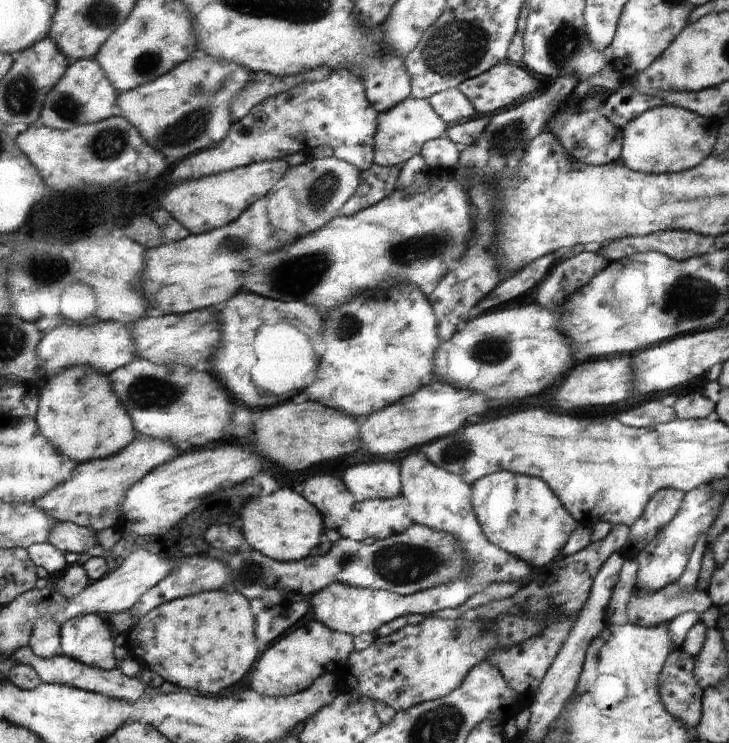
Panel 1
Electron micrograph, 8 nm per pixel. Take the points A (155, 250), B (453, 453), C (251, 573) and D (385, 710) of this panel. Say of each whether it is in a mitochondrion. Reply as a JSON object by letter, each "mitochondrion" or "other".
{"A":"other","B":"mitochondrion","C":"mitochondrion","D":"other"}

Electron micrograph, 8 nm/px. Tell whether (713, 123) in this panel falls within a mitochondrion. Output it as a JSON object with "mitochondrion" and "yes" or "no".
{"mitochondrion":"no"}

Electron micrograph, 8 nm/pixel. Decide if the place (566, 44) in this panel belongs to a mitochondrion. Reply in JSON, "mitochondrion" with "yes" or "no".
{"mitochondrion":"yes"}

